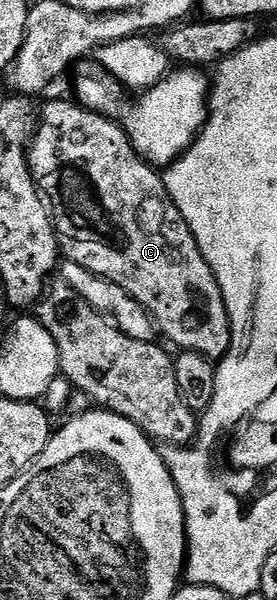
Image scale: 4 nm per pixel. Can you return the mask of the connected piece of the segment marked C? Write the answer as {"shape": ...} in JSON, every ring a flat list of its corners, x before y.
{"shape":[[53,101,40,110,35,136,33,136,28,148,28,161,36,185,42,190,49,202,49,212,55,222,55,233,59,237,59,247,66,260,85,267,85,271,93,271,93,275,101,275,105,279,117,283,117,287,125,287,125,291,129,291,129,295,133,295,133,299,137,299,143,307,151,312,151,318,154,319,156,328,162,333,162,336,164,333,176,345,176,350,200,353,212,359,226,357,227,352,231,350,231,320,227,314,225,299,221,295,221,287,217,283,205,255,201,255,201,247,197,243,189,223,185,223,181,211,177,211,162,176,140,157,139,152,131,146,127,132,116,121,110,121,107,117,103,117,90,109,85,109,73,101,72,103]]}

